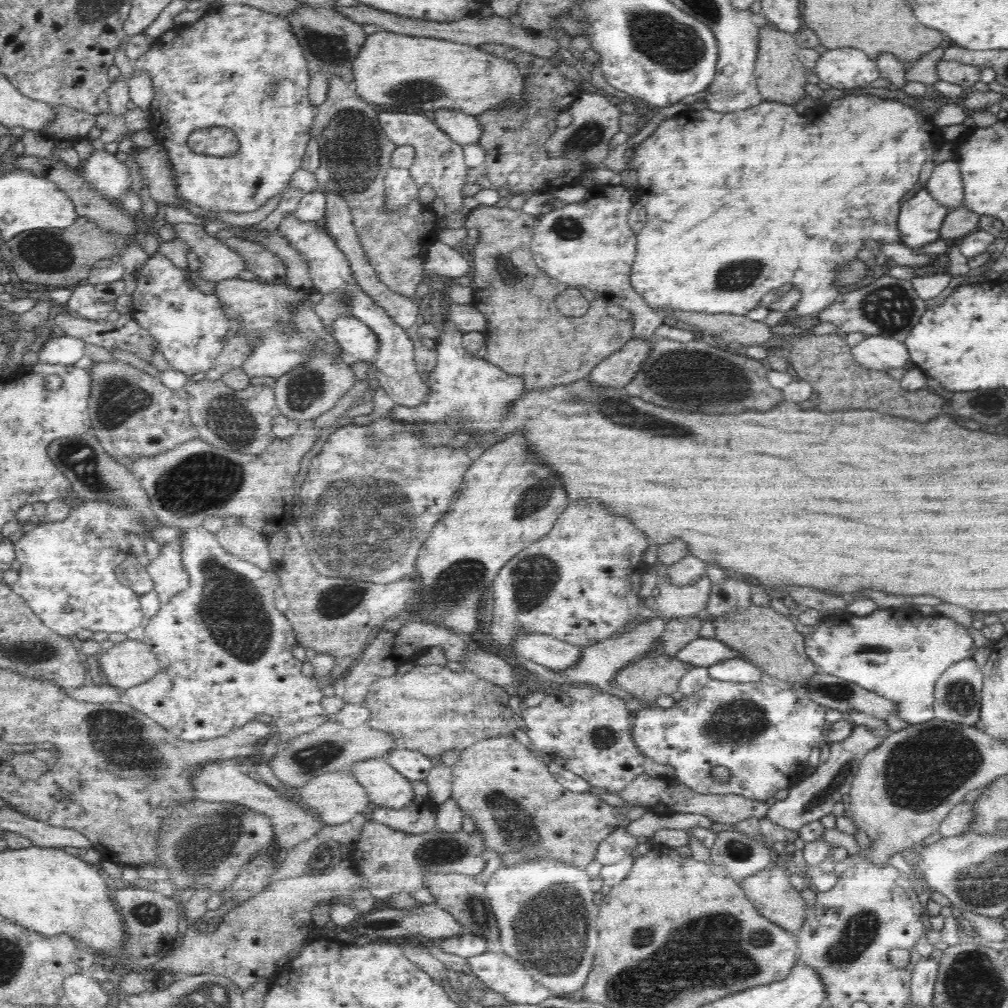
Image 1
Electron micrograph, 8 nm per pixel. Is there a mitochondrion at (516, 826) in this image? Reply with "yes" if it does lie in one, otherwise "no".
yes

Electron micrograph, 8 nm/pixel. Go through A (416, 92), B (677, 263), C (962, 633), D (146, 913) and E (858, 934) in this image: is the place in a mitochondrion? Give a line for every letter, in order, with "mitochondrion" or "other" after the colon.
A: mitochondrion
B: other
C: other
D: mitochondrion
E: mitochondrion

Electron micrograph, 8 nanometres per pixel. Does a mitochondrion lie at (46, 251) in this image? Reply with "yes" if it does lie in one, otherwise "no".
yes

